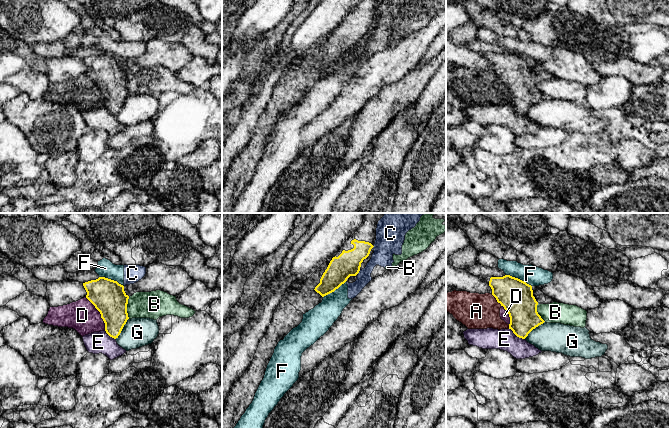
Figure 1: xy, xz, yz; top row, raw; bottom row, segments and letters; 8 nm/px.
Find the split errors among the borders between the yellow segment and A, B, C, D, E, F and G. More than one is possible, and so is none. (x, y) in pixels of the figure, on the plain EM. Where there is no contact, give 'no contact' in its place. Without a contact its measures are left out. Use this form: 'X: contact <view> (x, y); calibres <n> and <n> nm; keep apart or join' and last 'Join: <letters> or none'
A: contact yz (496, 75); calibres 280 and 280 nm; keep apart
B: contact xy (126, 84); calibres 280 and 220 nm; keep apart
C: contact xz (358, 48); calibres 200 and 160 nm; keep apart
D: contact xy (100, 89); calibres 280 and 240 nm; keep apart
E: contact yz (517, 112); calibres 240 and 170 nm; keep apart
F: contact yz (519, 55); calibres 280 and 160 nm; keep apart
G: contact xy (122, 104); calibres 260 and 240 nm; keep apart
Join: none

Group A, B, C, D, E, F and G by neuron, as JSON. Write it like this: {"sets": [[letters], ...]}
{"sets": [["A", "D"], ["B"], ["C", "F"], ["E"], ["G"]]}

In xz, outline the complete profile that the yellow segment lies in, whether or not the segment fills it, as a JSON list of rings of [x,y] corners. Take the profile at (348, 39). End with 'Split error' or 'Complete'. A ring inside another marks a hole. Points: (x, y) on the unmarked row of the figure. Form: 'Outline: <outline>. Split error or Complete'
Outline: [[[361,0],[332,34],[315,67],[322,73],[334,68],[350,52],[356,52],[376,16],[377,0]]]. Split error

